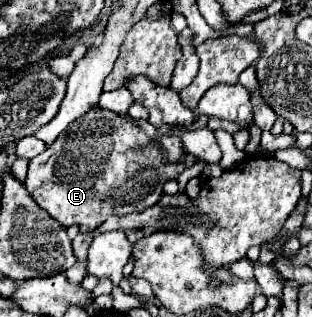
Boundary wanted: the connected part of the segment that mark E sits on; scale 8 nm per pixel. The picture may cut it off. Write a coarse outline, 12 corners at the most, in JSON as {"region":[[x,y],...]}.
{"region":[[88,111],[24,185],[62,227],[156,205],[198,157]]}

